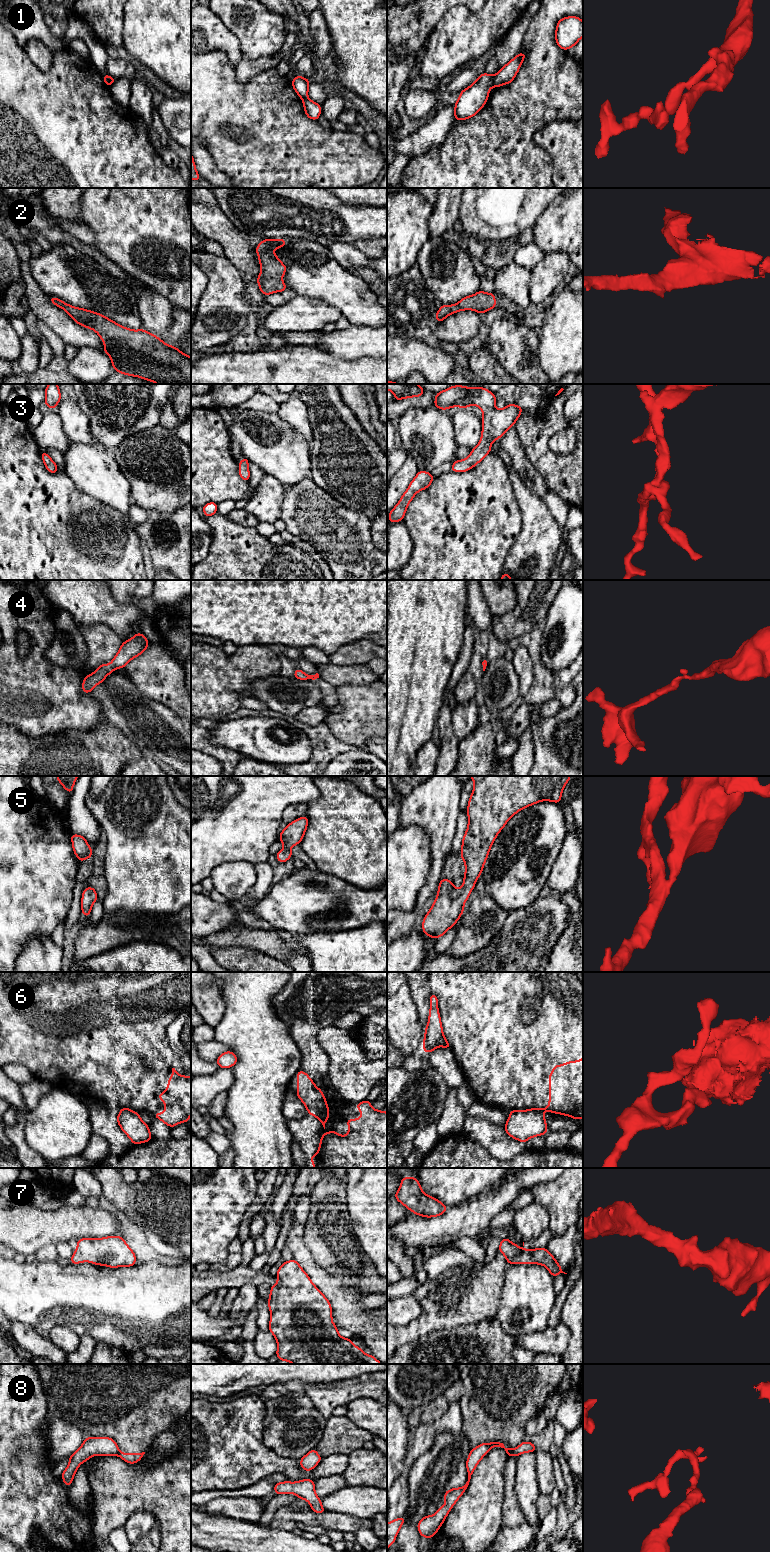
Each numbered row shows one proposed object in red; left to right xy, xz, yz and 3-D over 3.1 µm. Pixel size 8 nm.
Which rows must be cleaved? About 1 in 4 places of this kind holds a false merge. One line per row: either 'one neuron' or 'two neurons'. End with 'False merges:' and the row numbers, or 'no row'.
1: two neurons
2: one neuron
3: one neuron
4: one neuron
5: one neuron
6: two neurons
7: one neuron
8: two neurons
False merges: 1, 6, 8

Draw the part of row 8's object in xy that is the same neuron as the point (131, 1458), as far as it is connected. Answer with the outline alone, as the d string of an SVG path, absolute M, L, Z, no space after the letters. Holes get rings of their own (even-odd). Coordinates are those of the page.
M118 1449L118 1456L129 1464L134 1464L136 1462L139 1462L144 1454L145 1454L145 1452L142 1452L142 1453L121 1453L120 1450Z

